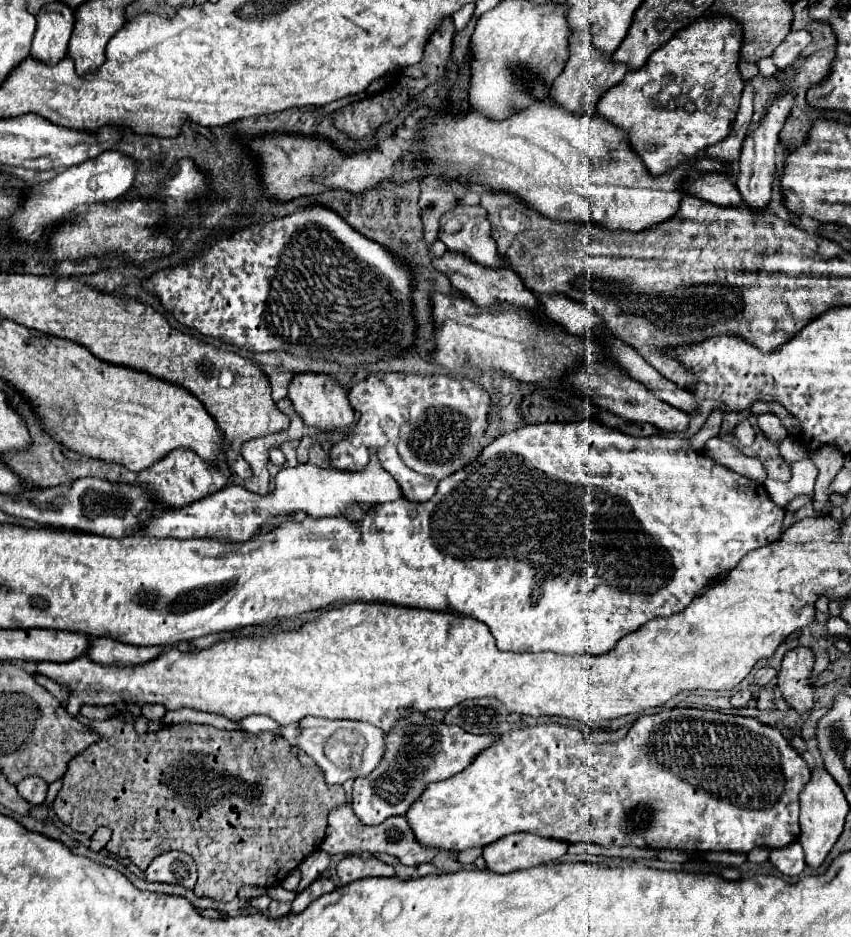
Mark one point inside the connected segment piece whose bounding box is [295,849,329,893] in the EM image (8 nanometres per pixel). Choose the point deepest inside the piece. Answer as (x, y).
(316, 863)

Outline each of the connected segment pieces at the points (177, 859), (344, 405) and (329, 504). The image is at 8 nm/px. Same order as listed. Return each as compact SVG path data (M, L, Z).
M169 851L159 855L149 869L145 871L147 881L155 883L171 883L171 885L183 885L187 889L193 889L197 881L197 865L191 855L181 851Z
M325 371L295 373L291 383L289 383L289 397L293 401L295 411L301 415L301 419L307 425L321 429L323 433L331 433L331 429L349 427L353 423L355 413L353 413L353 407L347 399L347 391L331 373L325 373Z
M375 457L369 459L363 471L335 471L335 469L321 469L315 465L297 465L291 469L281 469L275 477L277 485L267 495L253 495L243 487L231 485L225 487L205 499L199 499L181 509L167 509L157 511L145 529L139 535L149 535L157 539L217 539L217 541L249 541L259 531L271 527L271 519L279 515L295 515L297 511L307 513L313 519L319 517L345 517L347 509L353 503L365 501L371 505L389 503L401 497L399 485L389 477L389 473L379 465Z

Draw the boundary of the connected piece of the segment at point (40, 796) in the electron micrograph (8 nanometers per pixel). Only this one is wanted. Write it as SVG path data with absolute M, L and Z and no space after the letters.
M27 777L21 783L17 783L17 791L31 805L43 805L45 793L47 793L47 783L41 781L39 777Z

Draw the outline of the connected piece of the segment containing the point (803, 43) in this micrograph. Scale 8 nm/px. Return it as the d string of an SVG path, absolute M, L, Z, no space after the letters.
M791 31L783 43L773 51L773 61L779 69L785 69L787 65L791 65L799 55L801 51L811 43L811 35L807 31Z

